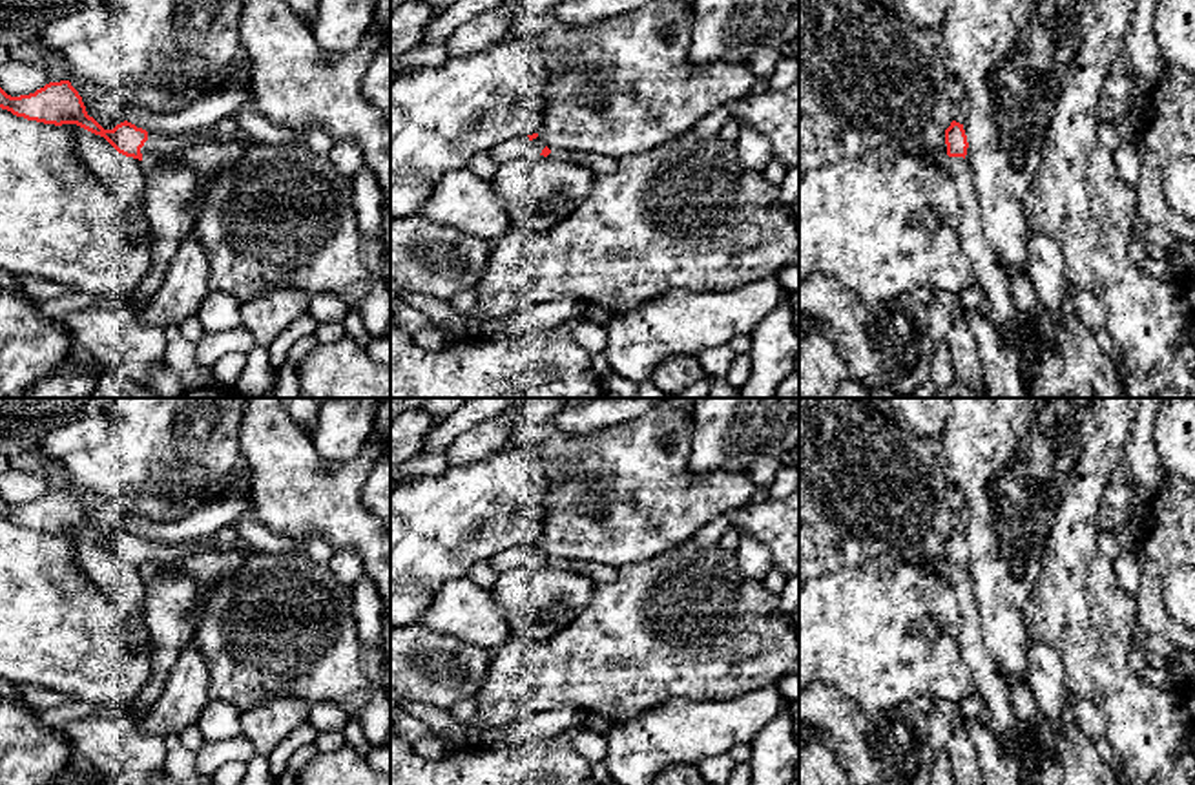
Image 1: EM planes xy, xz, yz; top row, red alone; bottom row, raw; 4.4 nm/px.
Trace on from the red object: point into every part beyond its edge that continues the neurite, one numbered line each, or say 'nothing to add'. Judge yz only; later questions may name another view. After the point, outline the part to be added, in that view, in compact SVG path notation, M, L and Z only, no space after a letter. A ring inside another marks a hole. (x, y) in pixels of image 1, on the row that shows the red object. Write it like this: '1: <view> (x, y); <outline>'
1: yz (995, 282); M949 157L945 172L960 192L961 219L958 237L961 250L972 265L976 283L983 288L985 299L991 303L989 318L1003 334L1013 334L1018 310L1013 299L1009 274L1000 267L982 230L980 201L972 186L972 173L963 157Z

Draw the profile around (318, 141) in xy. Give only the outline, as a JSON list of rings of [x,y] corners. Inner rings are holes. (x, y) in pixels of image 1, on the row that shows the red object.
[[[310,128],[301,131],[305,144],[314,152],[314,153],[323,153],[328,155],[330,148],[334,146],[334,139],[330,139],[325,131]]]

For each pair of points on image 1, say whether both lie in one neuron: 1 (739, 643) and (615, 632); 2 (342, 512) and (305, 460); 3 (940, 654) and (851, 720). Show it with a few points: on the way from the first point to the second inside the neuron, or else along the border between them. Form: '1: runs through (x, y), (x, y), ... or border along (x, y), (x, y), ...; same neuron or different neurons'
1: runs through (708, 643), (683, 648), (677, 643), (646, 639); same neuron
2: runs through (329, 499), (305, 473); same neuron
3: border along (827, 685), (867, 712), (887, 712), (904, 705); different neurons

